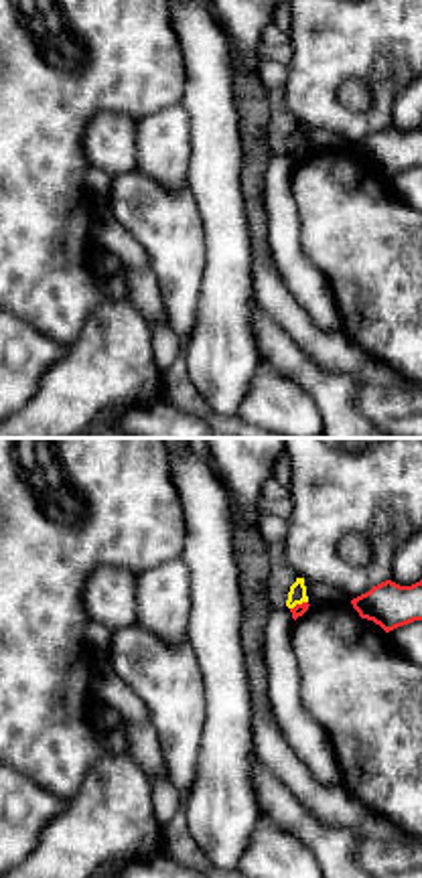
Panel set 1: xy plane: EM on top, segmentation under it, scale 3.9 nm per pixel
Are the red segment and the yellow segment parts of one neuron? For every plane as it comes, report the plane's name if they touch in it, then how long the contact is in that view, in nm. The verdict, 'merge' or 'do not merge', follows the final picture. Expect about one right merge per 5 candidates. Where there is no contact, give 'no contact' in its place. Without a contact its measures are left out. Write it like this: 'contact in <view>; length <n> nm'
contact in xy; length 80 nm

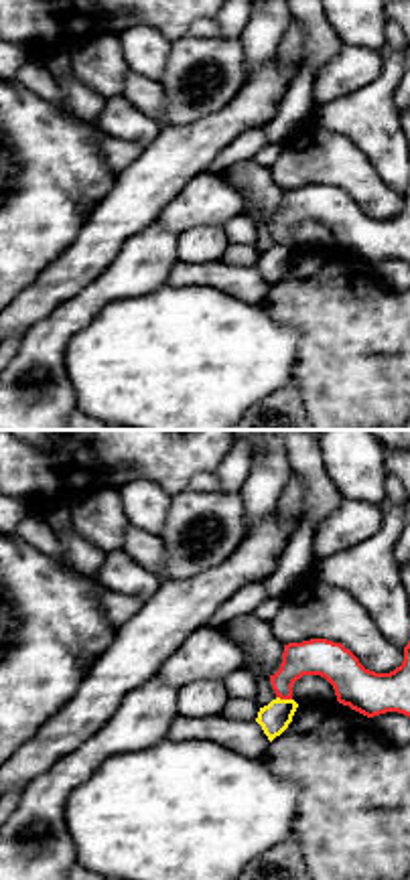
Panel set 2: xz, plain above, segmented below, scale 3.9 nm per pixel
contact in xz; length 70 nm

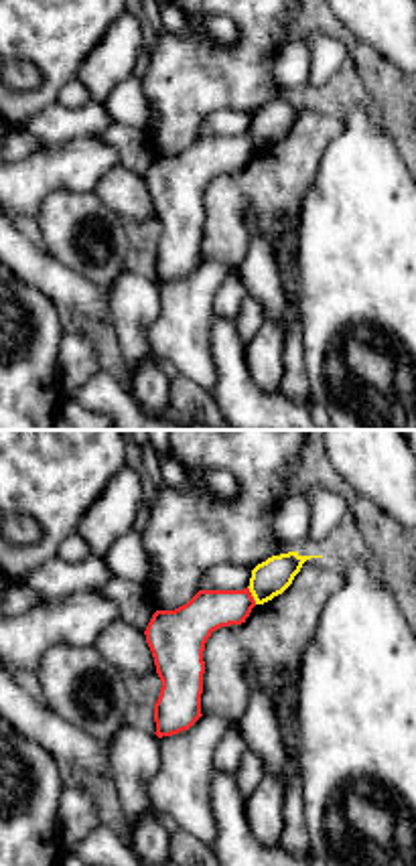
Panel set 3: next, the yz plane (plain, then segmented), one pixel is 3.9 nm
contact in yz; length 80 nm

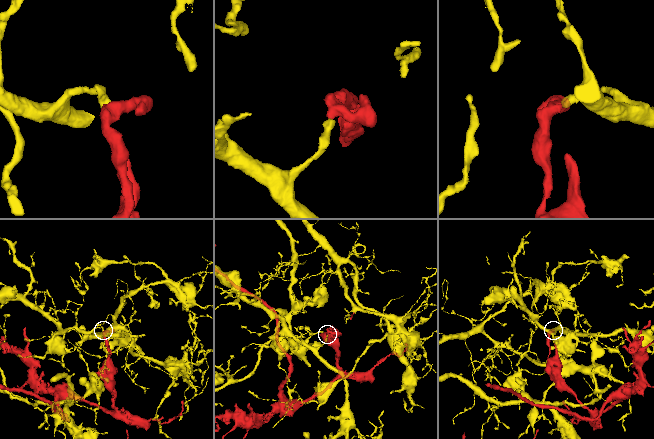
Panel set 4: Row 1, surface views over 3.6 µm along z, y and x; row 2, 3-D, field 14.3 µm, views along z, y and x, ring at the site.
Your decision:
do not merge

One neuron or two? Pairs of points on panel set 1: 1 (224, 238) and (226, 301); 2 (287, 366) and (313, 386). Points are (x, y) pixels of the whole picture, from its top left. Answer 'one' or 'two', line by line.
1: one
2: one

